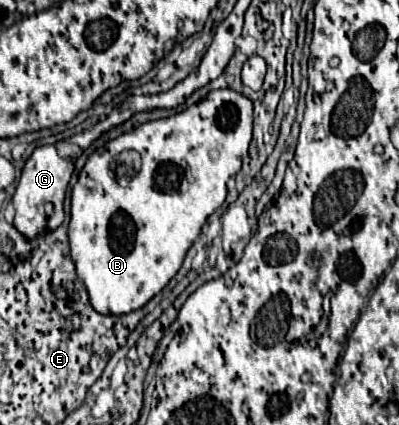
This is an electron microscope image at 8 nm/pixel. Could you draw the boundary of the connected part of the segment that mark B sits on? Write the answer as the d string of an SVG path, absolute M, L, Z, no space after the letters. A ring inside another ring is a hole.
M211 90L201 102L187 110L145 122L131 132L109 140L105 148L93 152L85 162L77 188L71 194L69 244L77 276L83 280L91 306L101 314L129 314L145 306L177 274L183 258L199 236L207 218L225 202L229 176L241 170L241 158L247 154L253 130L253 102L231 90ZM123 150L141 154L141 170L127 186L121 186L111 174L111 160Z

